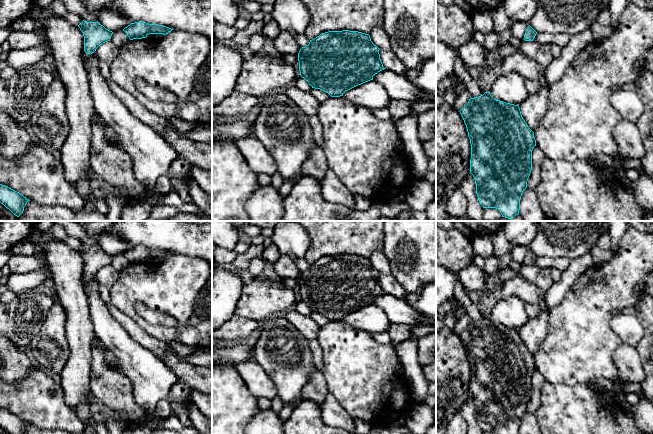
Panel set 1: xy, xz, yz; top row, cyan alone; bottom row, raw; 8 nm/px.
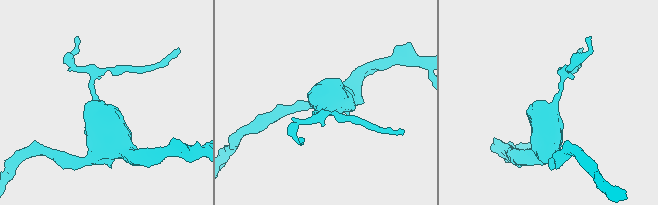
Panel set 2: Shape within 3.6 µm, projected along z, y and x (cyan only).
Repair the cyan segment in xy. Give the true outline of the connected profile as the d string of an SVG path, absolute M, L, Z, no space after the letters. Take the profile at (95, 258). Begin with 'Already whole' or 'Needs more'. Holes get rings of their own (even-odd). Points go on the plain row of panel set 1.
Already whole. M82 245L78 251L84 260L84 275L92 278L103 267L110 265L113 258L112 255L106 253L103 249L97 246Z

